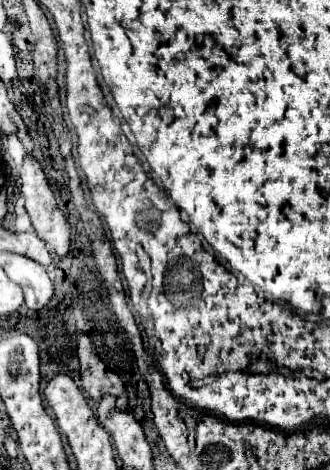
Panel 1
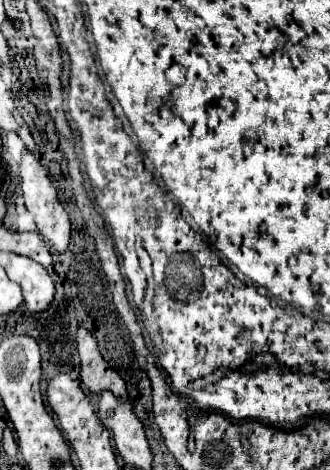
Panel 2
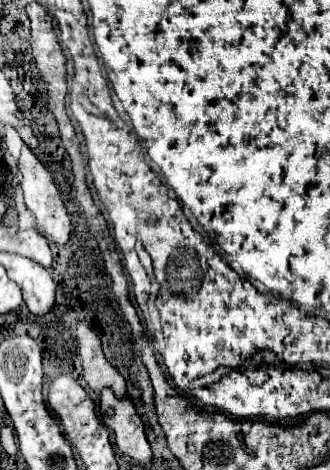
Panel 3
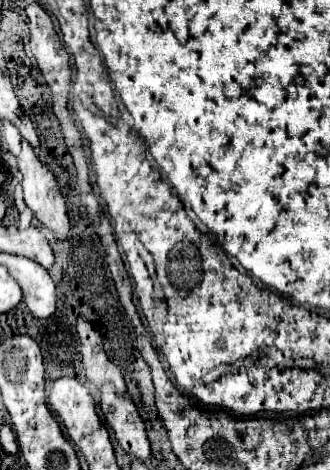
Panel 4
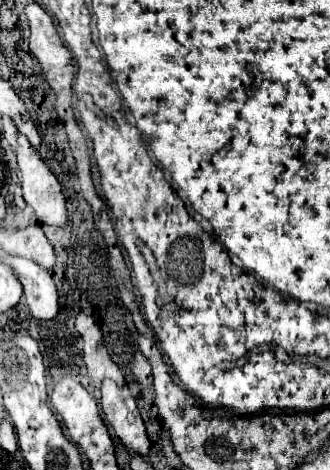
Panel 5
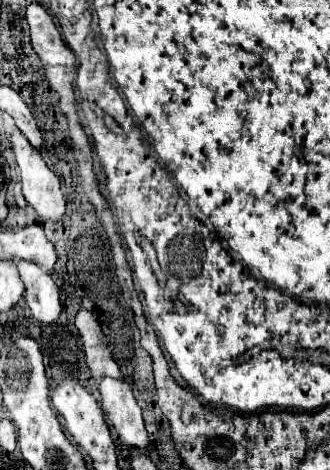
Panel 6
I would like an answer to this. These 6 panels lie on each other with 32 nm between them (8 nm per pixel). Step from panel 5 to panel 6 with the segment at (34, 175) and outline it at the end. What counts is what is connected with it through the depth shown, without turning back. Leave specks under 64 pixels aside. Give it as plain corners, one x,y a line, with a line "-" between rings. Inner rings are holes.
16,128
12,130
10,142
20,168
24,198
44,220
60,222
66,202
60,190
58,176
46,166
42,154
32,148
30,142

